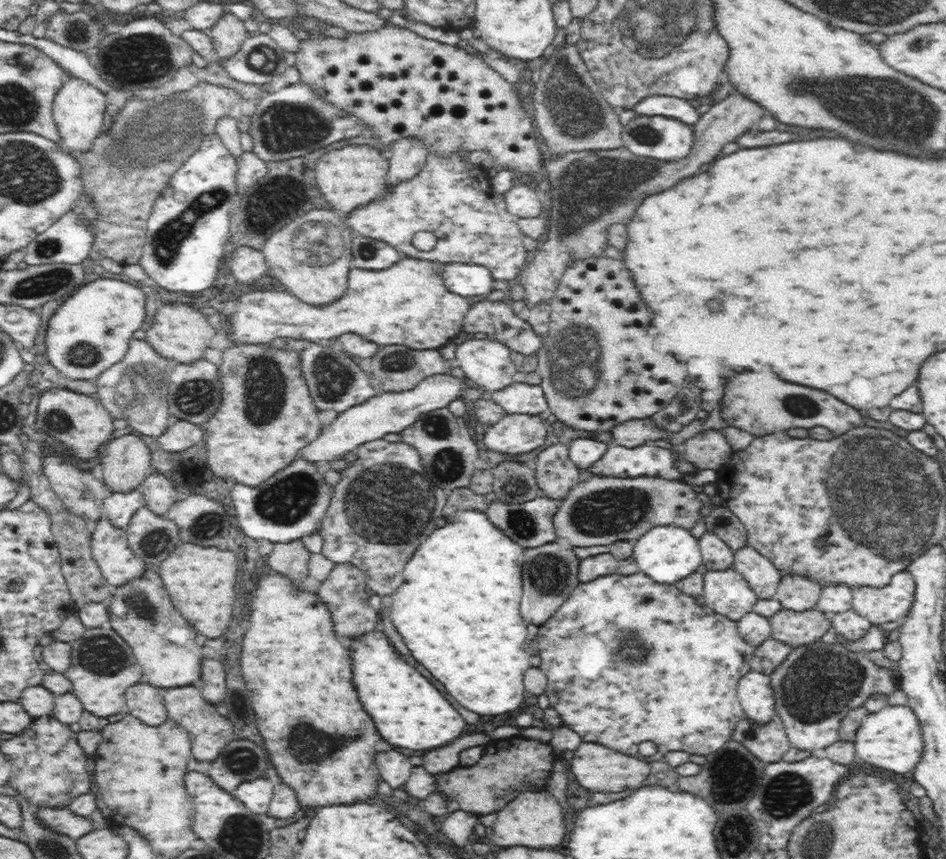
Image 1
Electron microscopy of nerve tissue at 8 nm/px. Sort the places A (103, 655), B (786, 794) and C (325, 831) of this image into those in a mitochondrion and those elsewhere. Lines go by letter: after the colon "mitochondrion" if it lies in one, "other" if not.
A: mitochondrion
B: mitochondrion
C: other

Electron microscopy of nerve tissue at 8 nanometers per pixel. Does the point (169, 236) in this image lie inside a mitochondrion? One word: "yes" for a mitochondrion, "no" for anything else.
yes

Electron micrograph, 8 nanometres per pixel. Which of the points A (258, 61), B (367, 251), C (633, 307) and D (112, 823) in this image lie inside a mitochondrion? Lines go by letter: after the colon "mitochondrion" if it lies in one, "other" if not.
A: mitochondrion
B: mitochondrion
C: other
D: other

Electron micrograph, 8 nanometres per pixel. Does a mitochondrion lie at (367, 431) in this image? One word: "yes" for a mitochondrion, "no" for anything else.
no

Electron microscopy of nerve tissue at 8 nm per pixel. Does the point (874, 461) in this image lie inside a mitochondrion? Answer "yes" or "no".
yes

